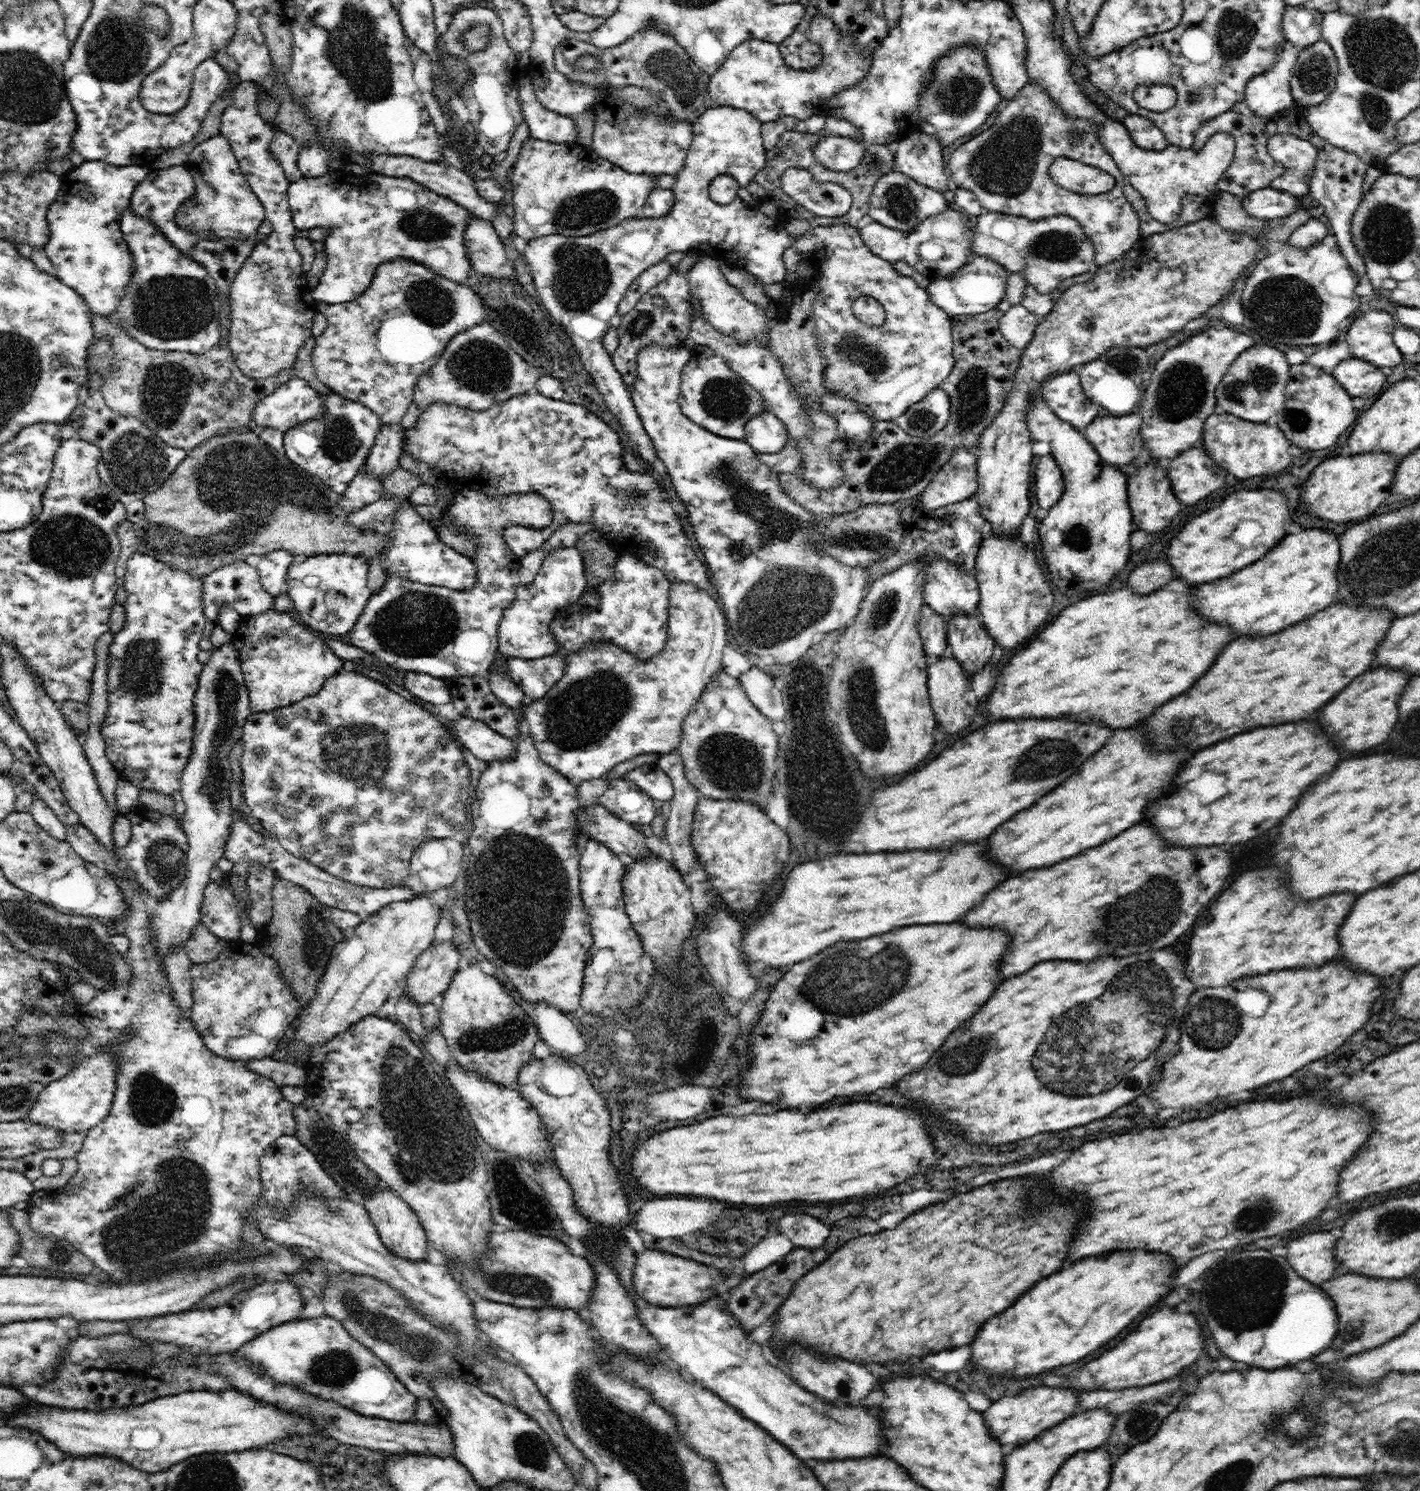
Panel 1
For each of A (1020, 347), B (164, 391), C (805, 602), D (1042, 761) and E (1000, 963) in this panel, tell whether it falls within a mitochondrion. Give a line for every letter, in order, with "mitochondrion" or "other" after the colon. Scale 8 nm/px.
A: other
B: mitochondrion
C: mitochondrion
D: mitochondrion
E: other

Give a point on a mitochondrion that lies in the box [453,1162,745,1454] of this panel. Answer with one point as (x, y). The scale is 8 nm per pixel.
(530, 1288)

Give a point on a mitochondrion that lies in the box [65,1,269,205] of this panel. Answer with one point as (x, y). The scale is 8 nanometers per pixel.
(116, 49)

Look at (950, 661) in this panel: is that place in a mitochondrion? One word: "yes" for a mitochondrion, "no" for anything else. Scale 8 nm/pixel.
no

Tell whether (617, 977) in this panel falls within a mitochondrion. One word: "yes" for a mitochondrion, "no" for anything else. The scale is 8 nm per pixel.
yes

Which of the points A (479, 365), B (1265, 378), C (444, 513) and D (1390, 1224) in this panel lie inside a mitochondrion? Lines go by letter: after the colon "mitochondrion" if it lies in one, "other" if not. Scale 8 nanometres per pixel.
A: mitochondrion
B: mitochondrion
C: other
D: mitochondrion

